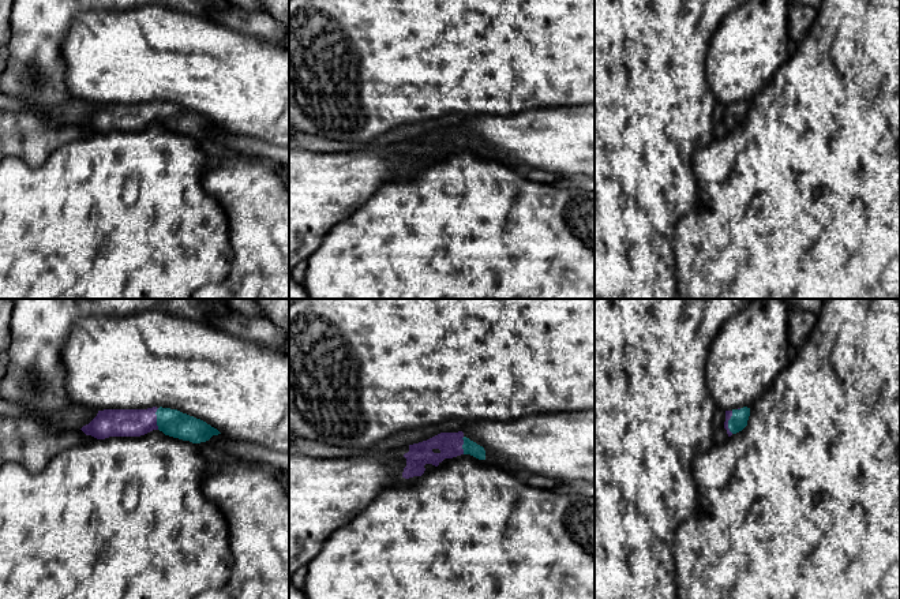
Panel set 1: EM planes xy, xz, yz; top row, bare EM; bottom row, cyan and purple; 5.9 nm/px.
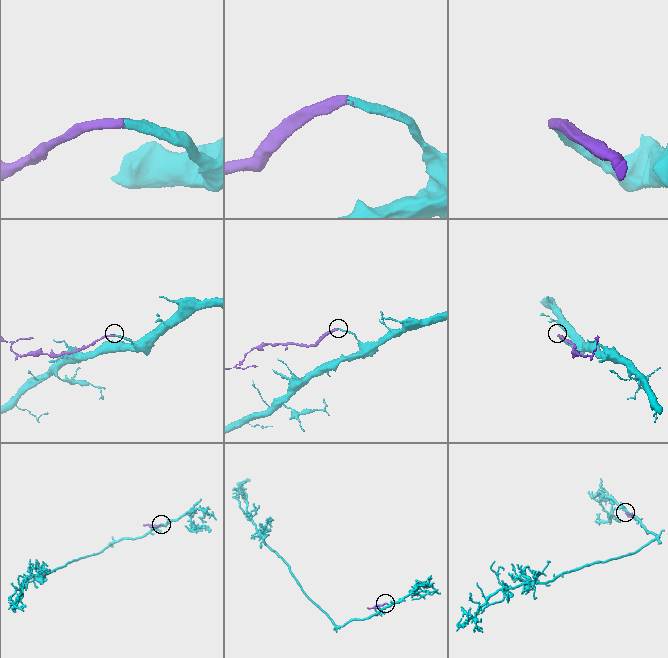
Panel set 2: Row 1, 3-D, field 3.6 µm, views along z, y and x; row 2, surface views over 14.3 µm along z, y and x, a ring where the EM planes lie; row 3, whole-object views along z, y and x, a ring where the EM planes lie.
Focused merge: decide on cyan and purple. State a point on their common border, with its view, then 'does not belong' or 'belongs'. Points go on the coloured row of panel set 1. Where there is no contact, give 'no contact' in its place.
yz (728, 422) | belongs

